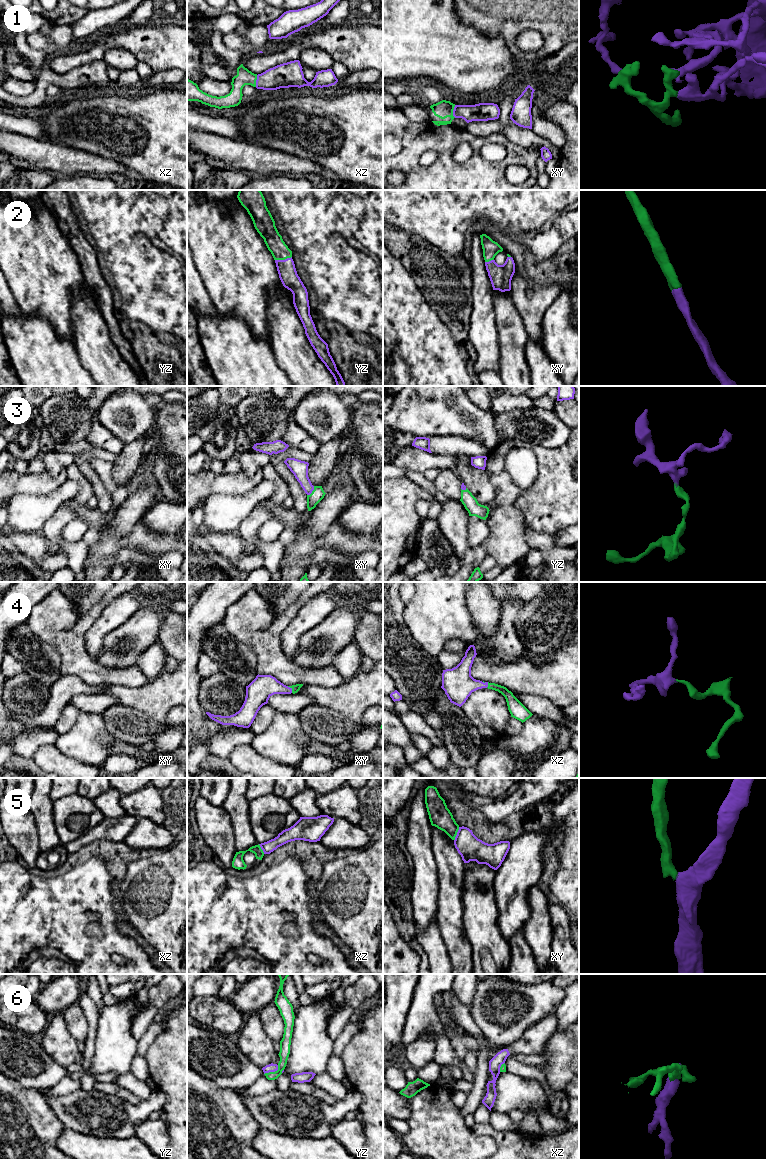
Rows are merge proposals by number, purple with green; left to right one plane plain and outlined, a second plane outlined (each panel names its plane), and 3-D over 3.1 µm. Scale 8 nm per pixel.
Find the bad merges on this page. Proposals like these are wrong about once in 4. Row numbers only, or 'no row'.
5, 6

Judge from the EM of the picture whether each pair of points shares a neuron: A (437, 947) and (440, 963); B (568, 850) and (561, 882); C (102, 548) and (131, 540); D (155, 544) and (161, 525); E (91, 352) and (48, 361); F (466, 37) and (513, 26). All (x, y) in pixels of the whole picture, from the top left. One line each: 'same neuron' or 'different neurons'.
A: same neuron
B: same neuron
C: different neurons
D: different neurons
E: different neurons
F: different neurons

